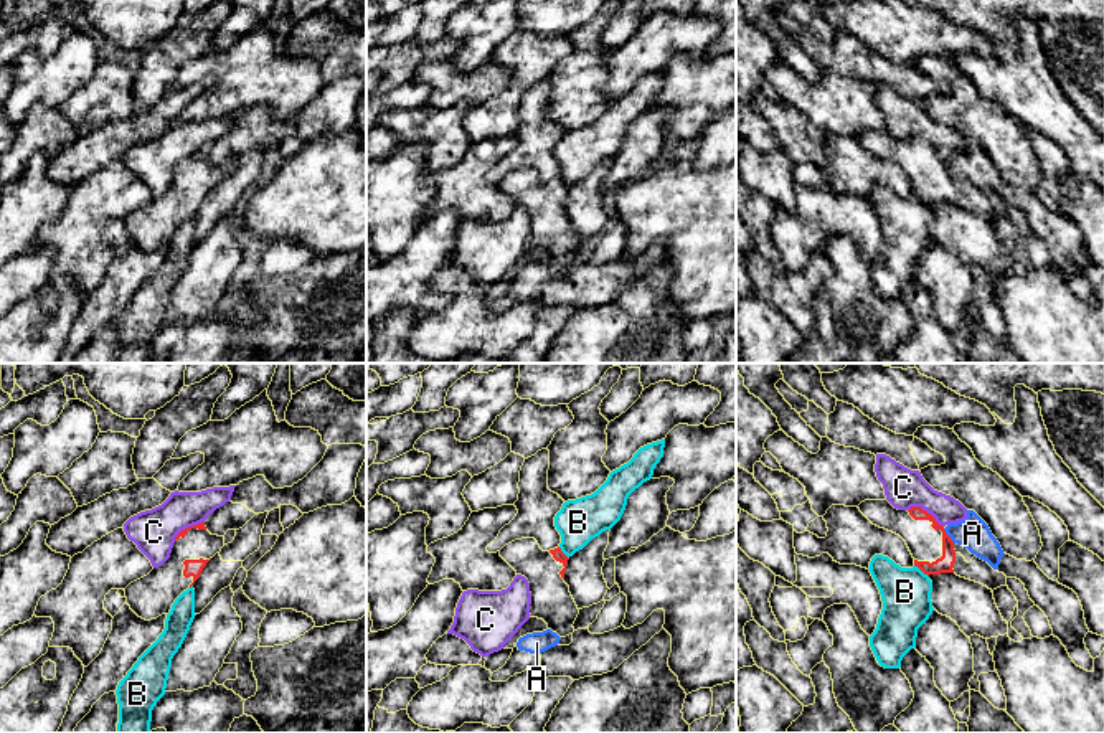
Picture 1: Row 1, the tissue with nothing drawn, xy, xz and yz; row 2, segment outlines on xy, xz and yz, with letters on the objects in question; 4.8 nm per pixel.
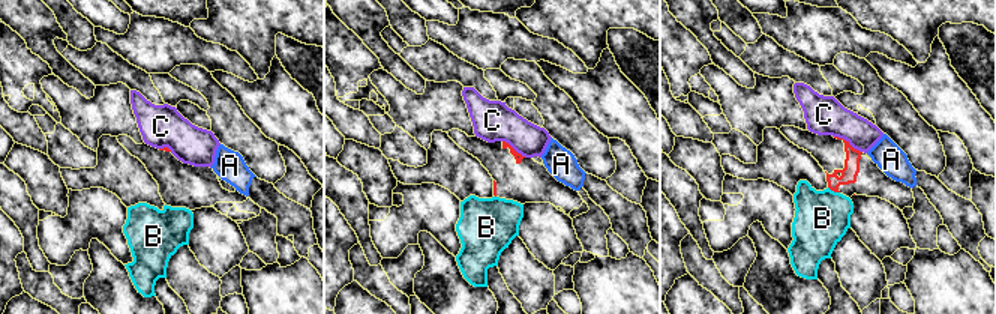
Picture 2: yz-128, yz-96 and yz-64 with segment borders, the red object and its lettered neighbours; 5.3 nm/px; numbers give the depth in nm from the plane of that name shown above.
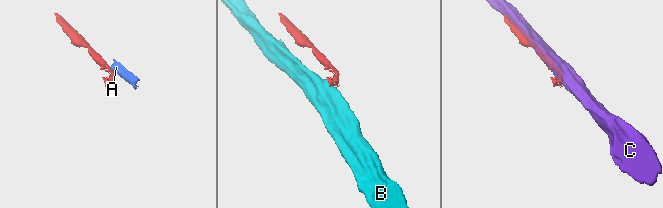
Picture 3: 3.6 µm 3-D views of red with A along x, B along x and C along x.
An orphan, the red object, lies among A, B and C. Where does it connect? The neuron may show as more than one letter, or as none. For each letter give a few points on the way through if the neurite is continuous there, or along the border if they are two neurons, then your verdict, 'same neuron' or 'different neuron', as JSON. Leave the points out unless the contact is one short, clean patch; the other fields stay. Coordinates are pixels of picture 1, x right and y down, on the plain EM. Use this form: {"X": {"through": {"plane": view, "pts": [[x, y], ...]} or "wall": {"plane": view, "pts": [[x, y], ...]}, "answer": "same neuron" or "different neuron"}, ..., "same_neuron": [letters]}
{"A": {"wall": {"plane": "yz", "pts": [[943, 159], [954, 172]]}, "answer": "different neuron"}, "B": {"wall": {"plane": "yz", "pts": [[915, 195], [928, 207]]}, "answer": "different neuron"}, "C": {"answer": "different neuron"}, "same_neuron": []}

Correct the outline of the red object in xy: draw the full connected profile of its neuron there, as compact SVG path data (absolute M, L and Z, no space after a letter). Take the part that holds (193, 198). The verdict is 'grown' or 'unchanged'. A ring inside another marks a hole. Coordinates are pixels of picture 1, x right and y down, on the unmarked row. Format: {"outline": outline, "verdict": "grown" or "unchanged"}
{"outline": "M205 152L182 160L175 167L170 188L124 220L127 234L145 251L168 244L175 229L193 216L223 177L224 167L211 165Z", "verdict": "grown"}

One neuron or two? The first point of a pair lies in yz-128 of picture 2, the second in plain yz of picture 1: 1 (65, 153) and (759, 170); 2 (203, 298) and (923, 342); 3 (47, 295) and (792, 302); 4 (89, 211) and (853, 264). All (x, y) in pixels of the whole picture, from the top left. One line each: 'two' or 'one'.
1: one
2: two
3: one
4: two

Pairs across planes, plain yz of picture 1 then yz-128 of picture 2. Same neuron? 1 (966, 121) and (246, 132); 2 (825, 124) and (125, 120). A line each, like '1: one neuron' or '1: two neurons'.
1: one neuron
2: one neuron

